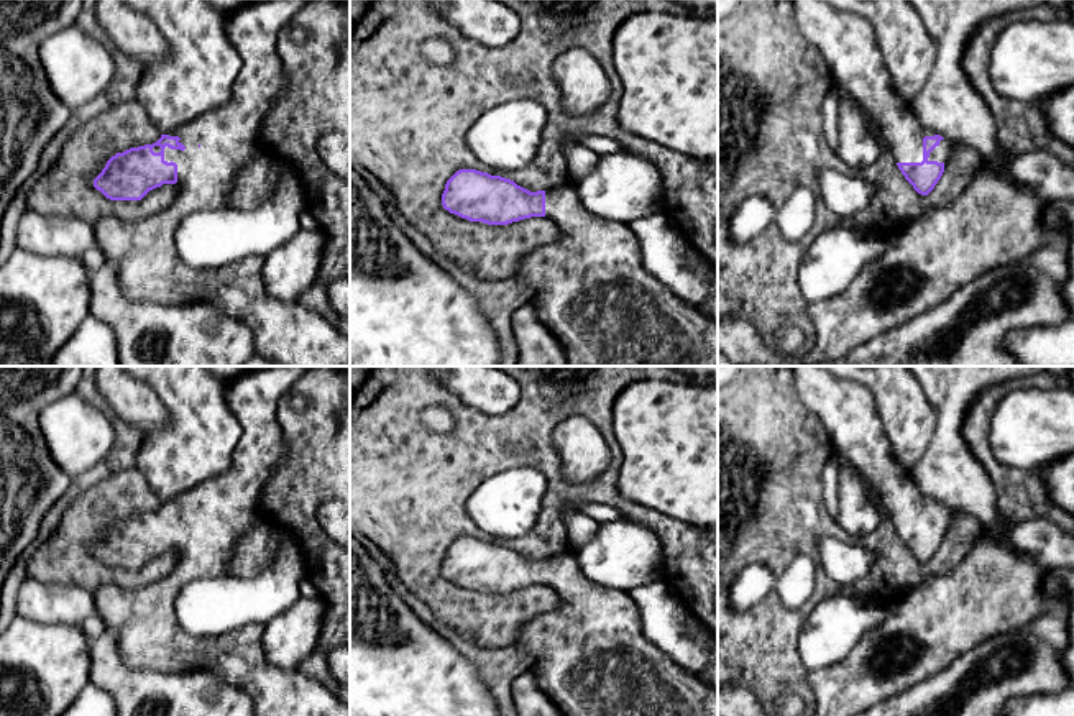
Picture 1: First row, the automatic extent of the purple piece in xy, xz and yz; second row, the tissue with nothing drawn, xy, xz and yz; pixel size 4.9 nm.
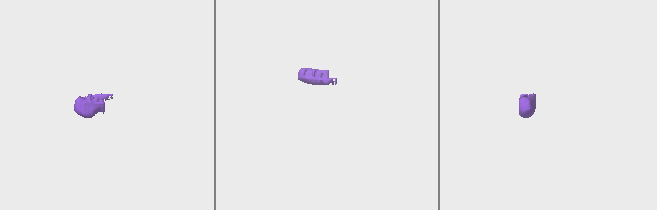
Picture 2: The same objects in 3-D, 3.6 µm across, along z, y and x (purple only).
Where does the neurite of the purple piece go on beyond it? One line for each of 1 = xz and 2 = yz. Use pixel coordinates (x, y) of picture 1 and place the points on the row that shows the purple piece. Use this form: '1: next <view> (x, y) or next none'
1: next xz (590, 288)
2: next yz (846, 41)

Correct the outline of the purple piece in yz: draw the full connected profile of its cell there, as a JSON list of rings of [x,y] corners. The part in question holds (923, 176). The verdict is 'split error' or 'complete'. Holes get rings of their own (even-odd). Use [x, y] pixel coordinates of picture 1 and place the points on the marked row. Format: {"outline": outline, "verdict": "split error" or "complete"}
{"outline": [[[793,0],[793,7],[803,38],[818,49],[842,90],[879,122],[905,179],[928,195],[944,172],[952,143],[923,126],[893,87],[870,21],[824,0]]], "verdict": "split error"}

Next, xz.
{"outline": [[[460,169],[447,181],[442,205],[450,213],[488,225],[530,217],[545,217],[557,225],[558,238],[527,253],[514,278],[530,289],[539,319],[563,347],[567,366],[718,366],[718,322],[652,276],[644,268],[640,243],[631,225],[588,212],[571,182],[530,192],[501,176]]], "verdict": "split error"}

